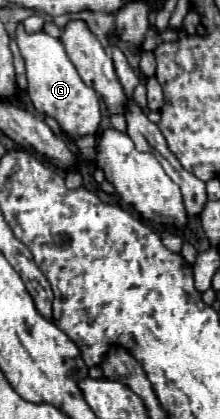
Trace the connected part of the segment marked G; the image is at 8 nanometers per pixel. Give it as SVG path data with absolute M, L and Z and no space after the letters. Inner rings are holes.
M22 24L18 26L16 42L26 62L26 76L28 76L26 94L30 96L34 108L44 116L54 118L60 124L60 128L72 138L96 134L100 124L100 98L92 88L88 88L82 82L74 64L66 56L62 42L58 38L46 36L44 32L36 32L30 36L26 34Z

